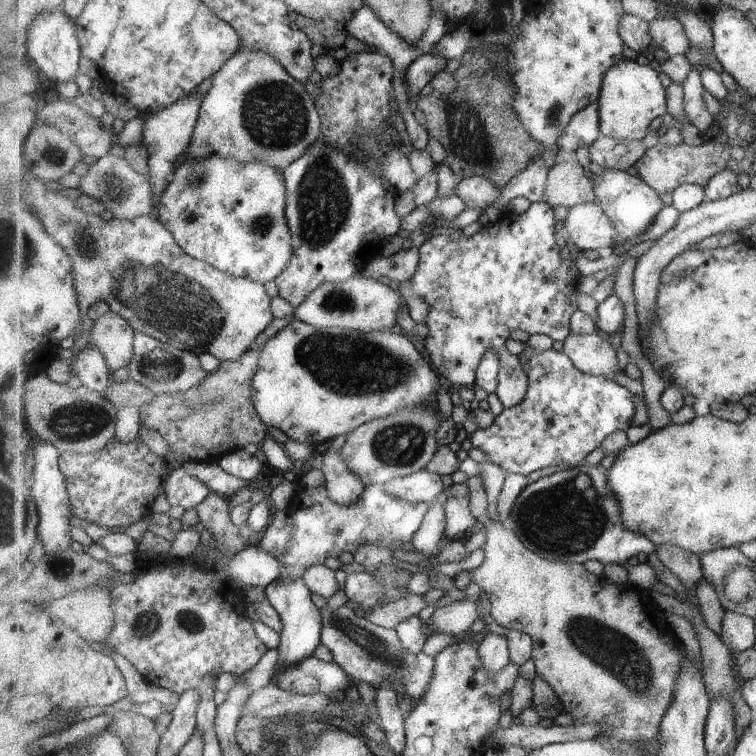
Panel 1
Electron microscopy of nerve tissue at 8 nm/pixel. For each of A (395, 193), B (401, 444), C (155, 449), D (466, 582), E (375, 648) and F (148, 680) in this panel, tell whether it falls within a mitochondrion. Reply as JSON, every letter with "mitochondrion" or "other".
{"A":"other","B":"mitochondrion","C":"other","D":"other","E":"mitochondrion","F":"other"}

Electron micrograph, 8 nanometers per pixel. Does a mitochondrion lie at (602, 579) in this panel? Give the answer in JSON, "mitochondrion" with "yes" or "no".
{"mitochondrion":"no"}

